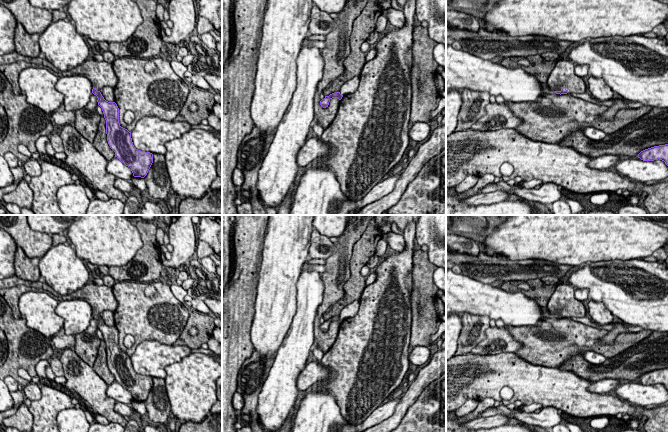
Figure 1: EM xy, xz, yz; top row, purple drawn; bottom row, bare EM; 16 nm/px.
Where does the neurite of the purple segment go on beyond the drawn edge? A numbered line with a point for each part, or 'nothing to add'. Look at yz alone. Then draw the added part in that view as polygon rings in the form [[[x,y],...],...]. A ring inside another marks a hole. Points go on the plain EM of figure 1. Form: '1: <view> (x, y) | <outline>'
1: yz (563, 299) | [[[561,282],[556,286],[546,307],[552,317],[561,315],[562,311],[566,312],[568,318],[586,316],[586,309],[583,302],[577,300],[574,293],[575,288],[569,283]]]

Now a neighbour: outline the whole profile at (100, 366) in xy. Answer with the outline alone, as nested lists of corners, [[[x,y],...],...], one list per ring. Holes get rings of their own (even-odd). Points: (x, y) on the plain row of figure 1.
[[[101,340],[93,369],[107,385],[111,385],[115,381],[115,376],[110,372],[107,365],[106,344],[104,340]]]

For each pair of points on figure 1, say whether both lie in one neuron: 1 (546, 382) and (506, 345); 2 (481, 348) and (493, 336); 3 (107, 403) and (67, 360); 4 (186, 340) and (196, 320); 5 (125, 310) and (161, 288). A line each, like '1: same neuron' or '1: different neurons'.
1: different neurons
2: same neuron
3: same neuron
4: same neuron
5: same neuron

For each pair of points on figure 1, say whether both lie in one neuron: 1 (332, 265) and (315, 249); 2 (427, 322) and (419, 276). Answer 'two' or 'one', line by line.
1: two
2: one

